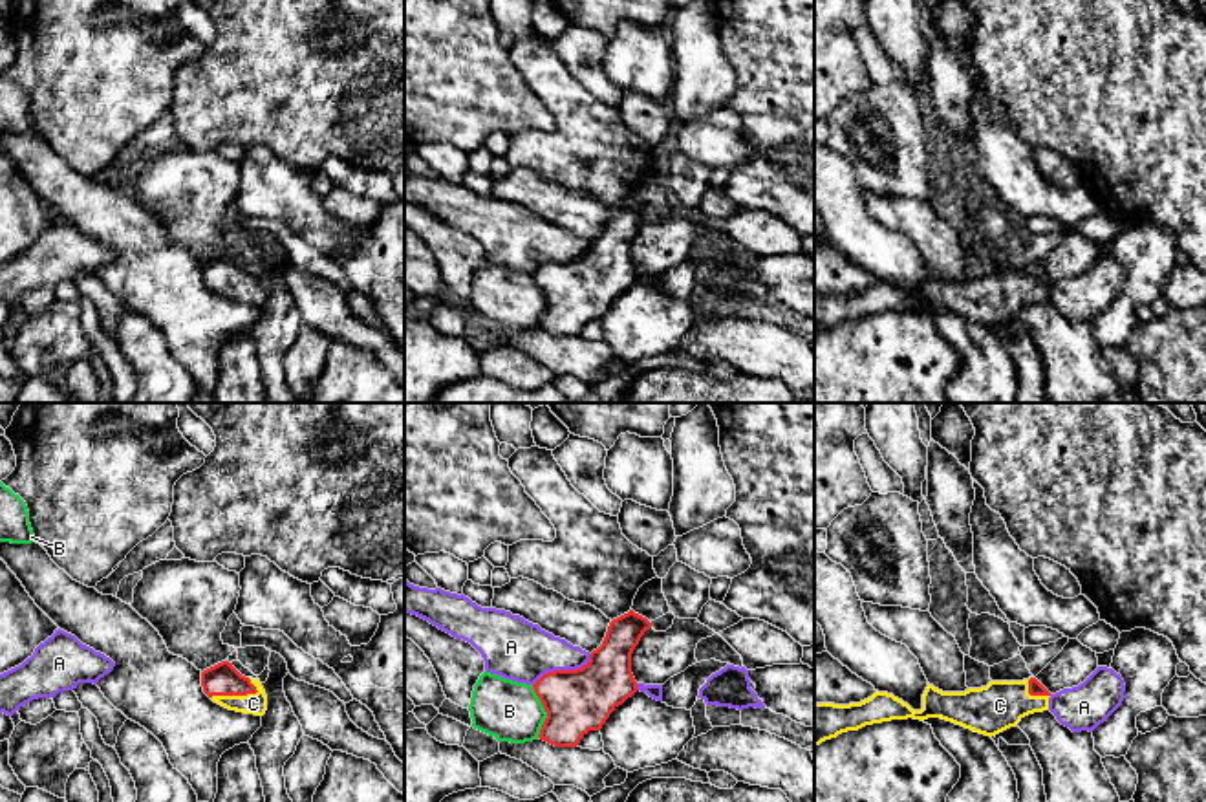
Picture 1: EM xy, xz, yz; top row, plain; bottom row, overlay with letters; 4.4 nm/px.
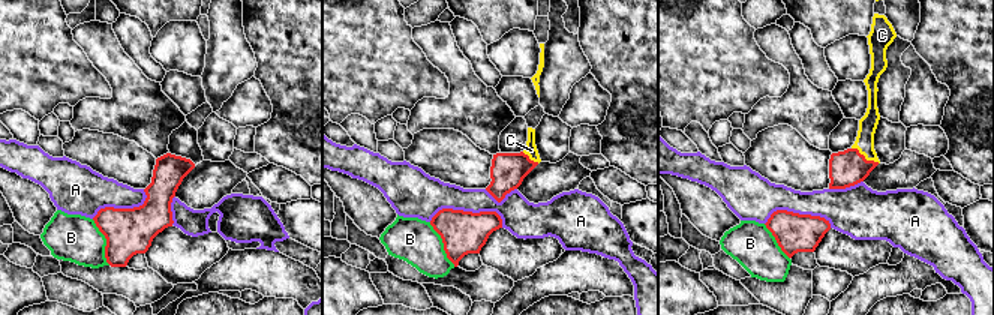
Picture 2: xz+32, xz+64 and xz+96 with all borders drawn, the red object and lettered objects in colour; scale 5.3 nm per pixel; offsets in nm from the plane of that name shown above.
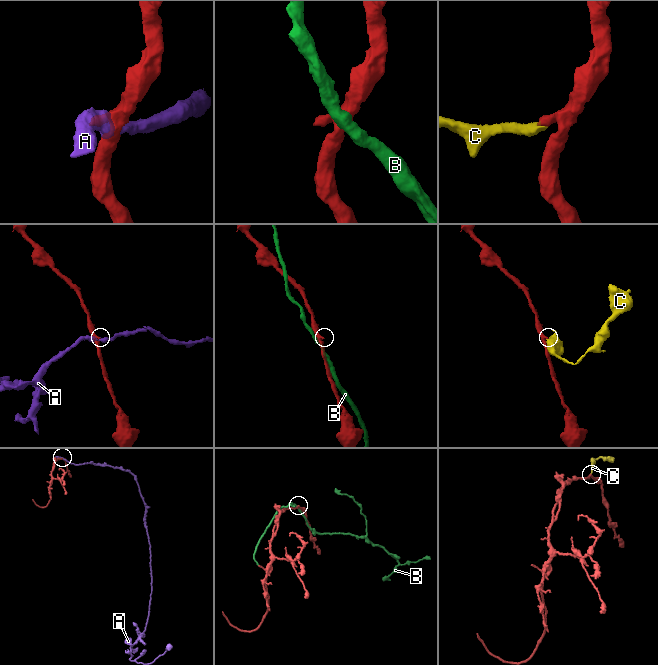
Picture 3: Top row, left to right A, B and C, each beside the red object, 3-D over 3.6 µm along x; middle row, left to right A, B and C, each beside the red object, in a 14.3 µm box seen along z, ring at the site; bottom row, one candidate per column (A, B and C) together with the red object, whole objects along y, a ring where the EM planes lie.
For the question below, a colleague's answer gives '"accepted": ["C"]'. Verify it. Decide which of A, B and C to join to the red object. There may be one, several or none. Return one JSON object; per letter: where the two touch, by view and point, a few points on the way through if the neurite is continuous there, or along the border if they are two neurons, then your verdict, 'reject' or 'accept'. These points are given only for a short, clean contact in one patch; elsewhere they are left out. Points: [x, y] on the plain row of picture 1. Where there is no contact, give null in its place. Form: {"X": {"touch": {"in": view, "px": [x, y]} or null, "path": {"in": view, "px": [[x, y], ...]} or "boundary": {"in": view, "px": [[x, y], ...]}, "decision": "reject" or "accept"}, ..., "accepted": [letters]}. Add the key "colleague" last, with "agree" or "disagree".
{"A": {"touch": {"in": "xz", "px": [562, 260]}, "decision": "reject"}, "B": {"touch": {"in": "xz", "px": [546, 301]}, "boundary": {"in": "xz", "px": [[531, 275], [546, 303], [538, 326]]}, "decision": "reject"}, "C": {"touch": {"in": "xy", "px": [235, 284]}, "path": {"in": "xy", "px": [[222, 270], [235, 284], [244, 284], [253, 293]]}, "decision": "accept"}, "accepted": ["C"], "colleague": "agree"}

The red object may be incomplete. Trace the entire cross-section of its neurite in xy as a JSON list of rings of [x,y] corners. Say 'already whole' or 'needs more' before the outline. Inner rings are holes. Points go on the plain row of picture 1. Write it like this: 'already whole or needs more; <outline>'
needs more; [[[229,251],[203,260],[201,276],[214,293],[229,300],[254,306],[264,306],[267,300],[267,286],[260,269],[242,266]]]

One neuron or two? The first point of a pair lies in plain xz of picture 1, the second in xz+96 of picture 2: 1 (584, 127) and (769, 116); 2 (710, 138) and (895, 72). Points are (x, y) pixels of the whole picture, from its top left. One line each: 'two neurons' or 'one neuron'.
1: one neuron
2: two neurons

